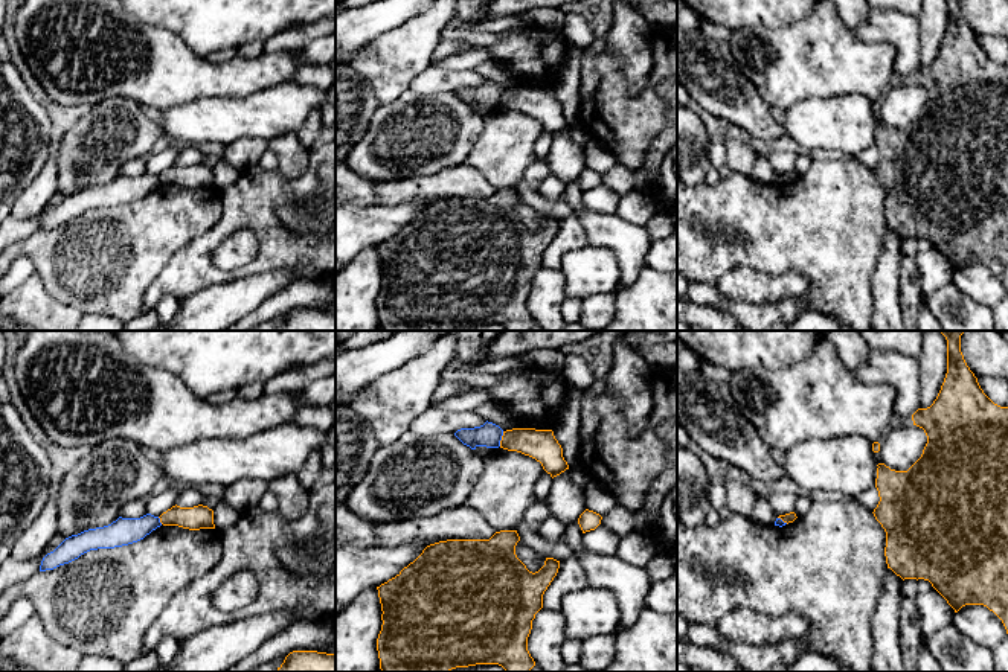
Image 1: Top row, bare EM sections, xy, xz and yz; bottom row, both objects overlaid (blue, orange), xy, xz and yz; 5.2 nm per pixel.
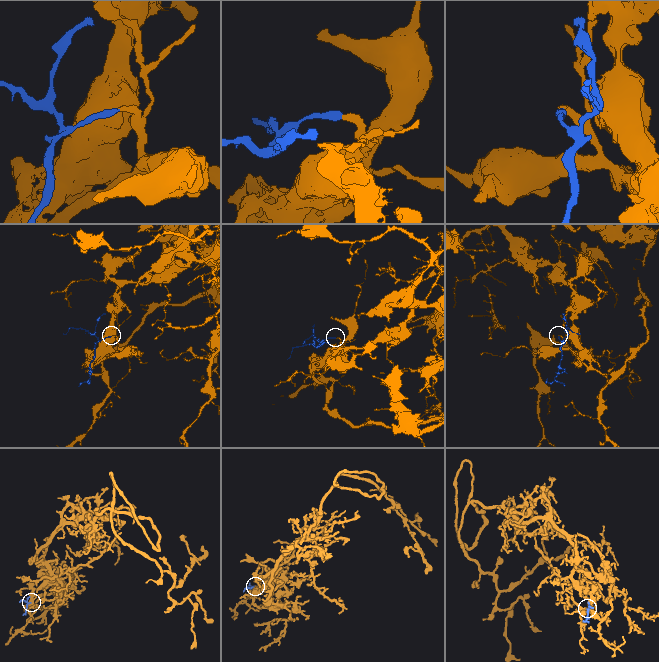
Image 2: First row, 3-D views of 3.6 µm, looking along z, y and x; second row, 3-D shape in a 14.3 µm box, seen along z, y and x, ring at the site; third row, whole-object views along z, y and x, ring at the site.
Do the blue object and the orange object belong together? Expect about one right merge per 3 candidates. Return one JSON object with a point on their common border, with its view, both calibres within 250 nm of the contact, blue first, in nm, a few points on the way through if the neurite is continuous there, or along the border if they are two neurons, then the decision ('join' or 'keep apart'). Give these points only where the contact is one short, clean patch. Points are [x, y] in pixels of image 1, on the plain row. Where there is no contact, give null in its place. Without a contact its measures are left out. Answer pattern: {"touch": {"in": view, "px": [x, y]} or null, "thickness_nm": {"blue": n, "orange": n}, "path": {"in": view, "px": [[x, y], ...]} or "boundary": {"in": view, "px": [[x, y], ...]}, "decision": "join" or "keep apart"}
{"touch": {"in": "xz", "px": [500, 98]}, "thickness_nm": {"blue": 130, "orange": 160}, "boundary": {"in": "xz", "px": [[504, 90], [499, 104]]}, "decision": "keep apart"}

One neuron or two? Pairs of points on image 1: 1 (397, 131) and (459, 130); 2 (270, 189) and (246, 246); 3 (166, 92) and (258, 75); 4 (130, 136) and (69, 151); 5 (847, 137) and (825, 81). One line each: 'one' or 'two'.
1: one
2: two
3: one
4: one
5: two

